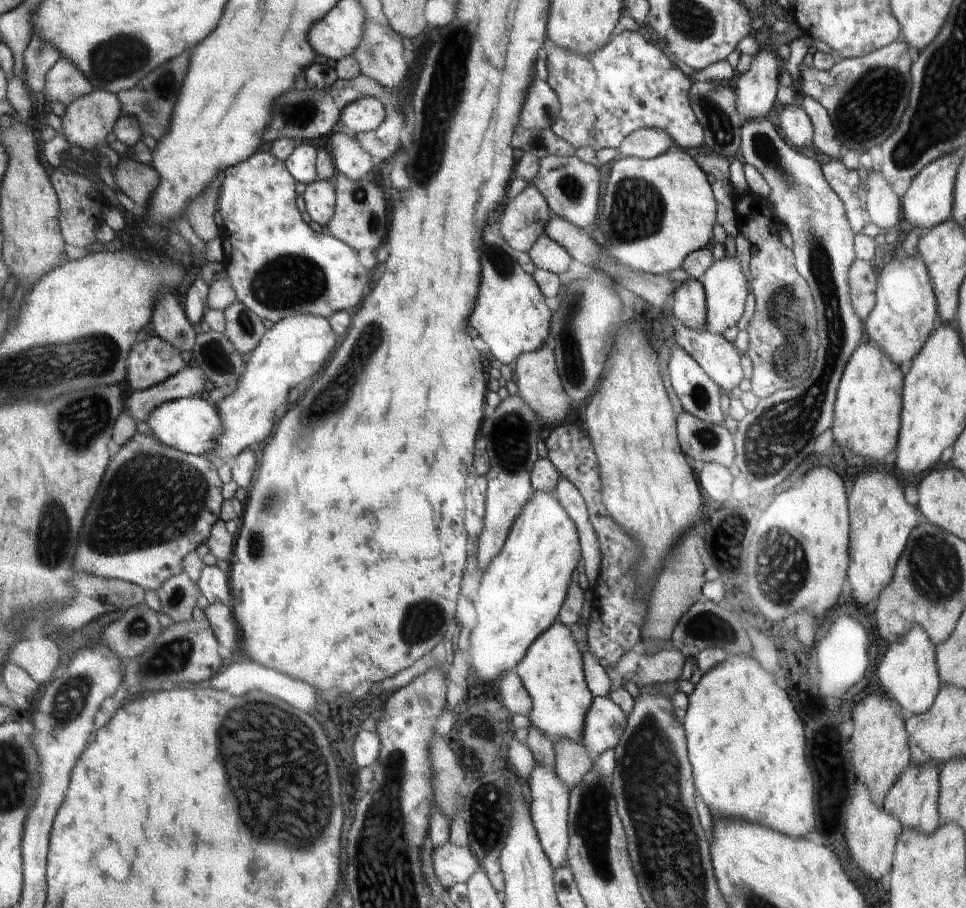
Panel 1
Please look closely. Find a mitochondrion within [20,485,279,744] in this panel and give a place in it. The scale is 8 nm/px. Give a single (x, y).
(56, 532)

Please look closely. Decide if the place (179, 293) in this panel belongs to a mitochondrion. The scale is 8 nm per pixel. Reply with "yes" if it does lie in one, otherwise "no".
no

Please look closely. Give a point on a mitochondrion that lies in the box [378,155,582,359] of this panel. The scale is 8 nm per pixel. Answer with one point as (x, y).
(503, 262)

